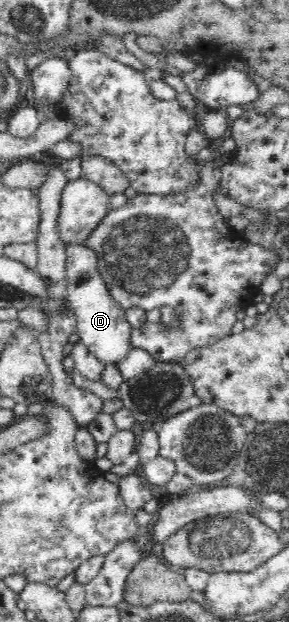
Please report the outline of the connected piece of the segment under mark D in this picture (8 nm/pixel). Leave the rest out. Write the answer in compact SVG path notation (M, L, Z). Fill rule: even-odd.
M74 242L66 243L66 269L68 278L67 302L76 314L76 329L83 344L87 345L104 365L120 363L134 349L131 335L133 326L127 321L125 309L113 300L97 269L99 256L91 248Z

